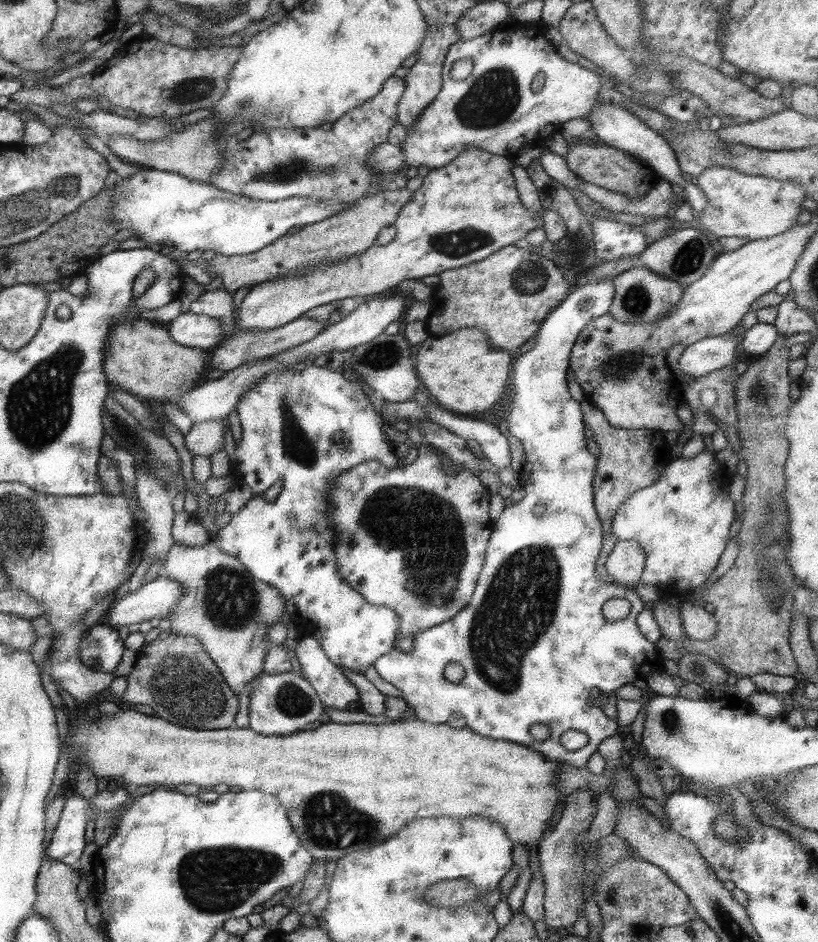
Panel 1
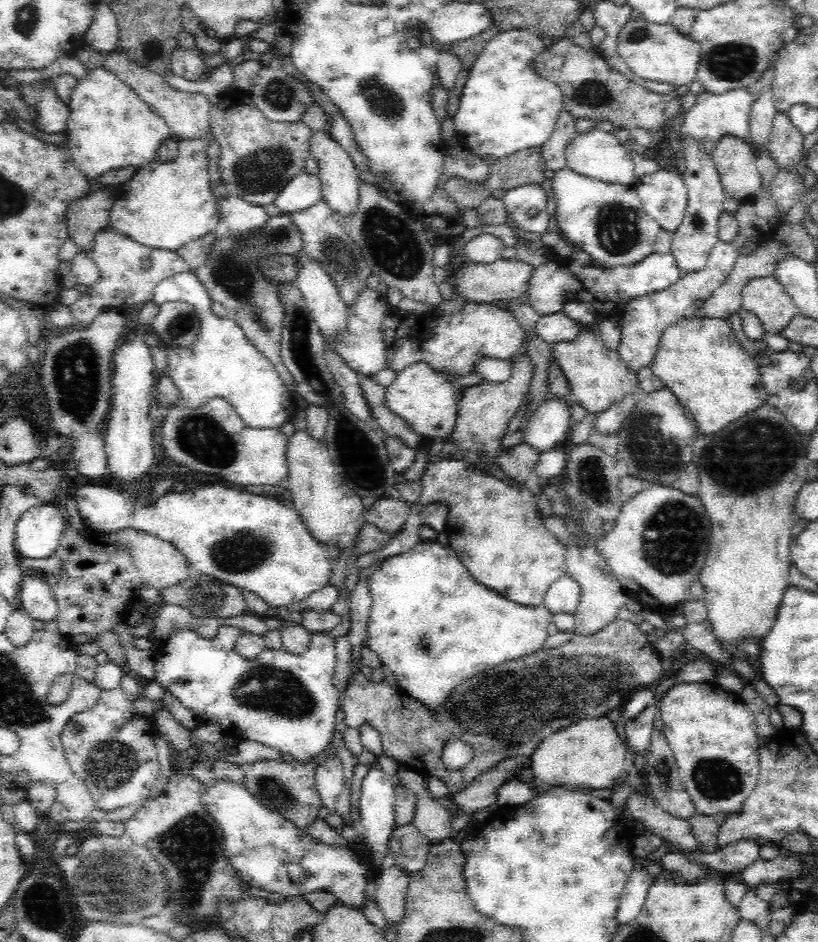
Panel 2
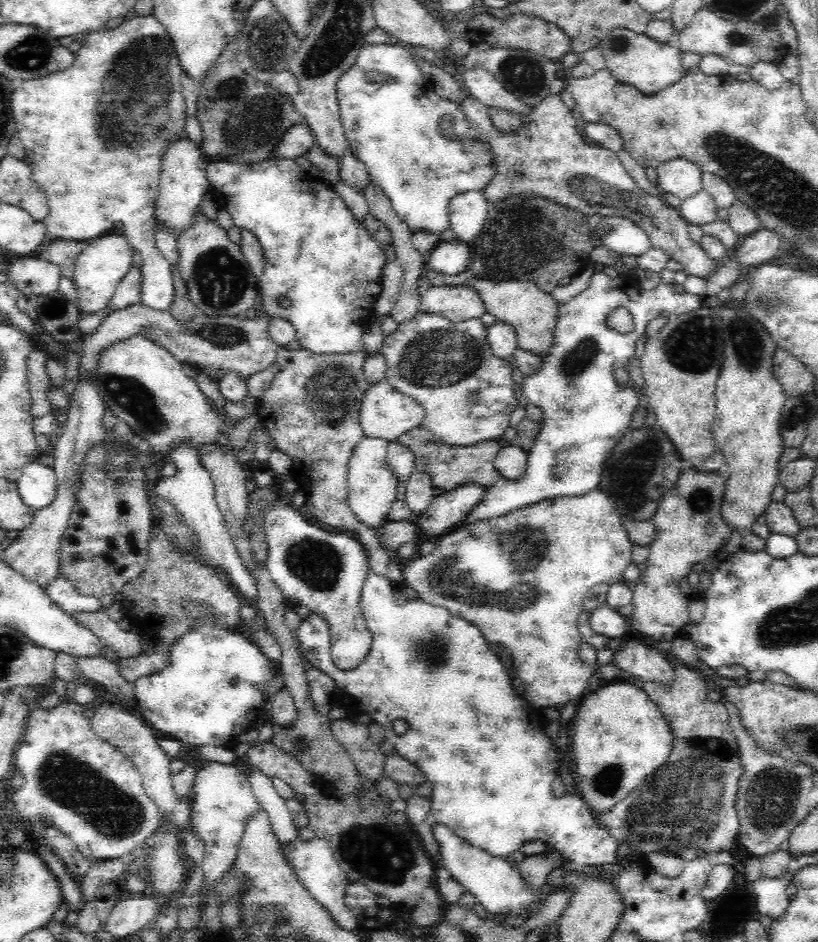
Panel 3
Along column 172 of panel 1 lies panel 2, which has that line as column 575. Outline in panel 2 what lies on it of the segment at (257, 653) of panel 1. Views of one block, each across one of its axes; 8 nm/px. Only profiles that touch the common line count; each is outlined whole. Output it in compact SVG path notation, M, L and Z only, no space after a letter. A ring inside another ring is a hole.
M572 542L566 544L566 567L568 567L568 575L576 580L580 585L580 599L576 612L574 612L574 634L582 636L592 636L594 633L600 633L608 624L617 620L619 611L625 606L628 600L626 588L612 574L604 574L594 564L586 562L582 558L581 549L577 548Z

